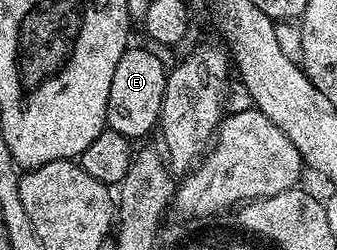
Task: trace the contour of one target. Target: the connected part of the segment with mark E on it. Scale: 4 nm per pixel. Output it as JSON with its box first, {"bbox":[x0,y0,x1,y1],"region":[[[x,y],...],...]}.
{"bbox":[107,46,168,141],"region":[[[129,46],[122,53],[122,61],[114,69],[114,77],[110,81],[110,97],[108,98],[107,130],[122,133],[130,141],[137,141],[143,135],[153,134],[160,122],[160,110],[164,100],[164,90],[168,80],[168,71],[164,63],[152,51],[144,47]]]}

